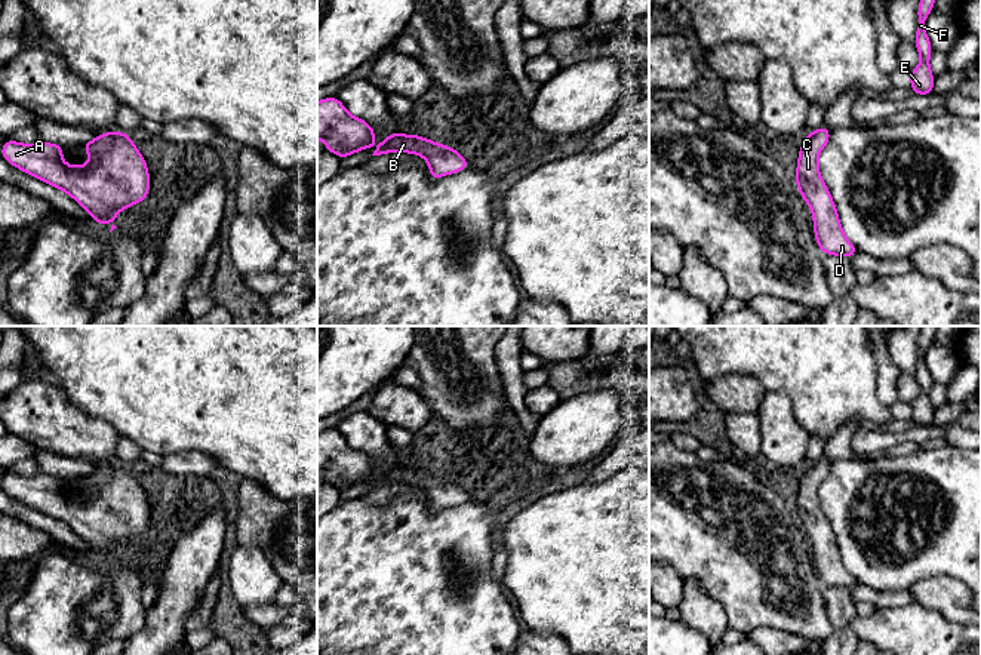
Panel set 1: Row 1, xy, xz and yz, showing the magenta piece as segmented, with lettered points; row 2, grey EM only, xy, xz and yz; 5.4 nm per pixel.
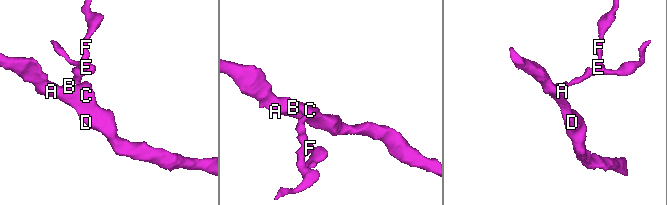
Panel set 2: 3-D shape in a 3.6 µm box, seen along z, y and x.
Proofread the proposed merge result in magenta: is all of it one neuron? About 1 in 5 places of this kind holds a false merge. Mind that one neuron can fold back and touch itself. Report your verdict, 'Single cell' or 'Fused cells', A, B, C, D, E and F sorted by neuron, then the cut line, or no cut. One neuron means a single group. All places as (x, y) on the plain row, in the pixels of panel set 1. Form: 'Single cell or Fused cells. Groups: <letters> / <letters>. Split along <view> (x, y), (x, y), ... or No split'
Single cell. Groups: A B C D E F. No split

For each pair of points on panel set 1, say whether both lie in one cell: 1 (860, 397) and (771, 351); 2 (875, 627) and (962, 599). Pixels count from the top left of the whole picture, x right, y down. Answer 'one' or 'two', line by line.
1: one
2: two

